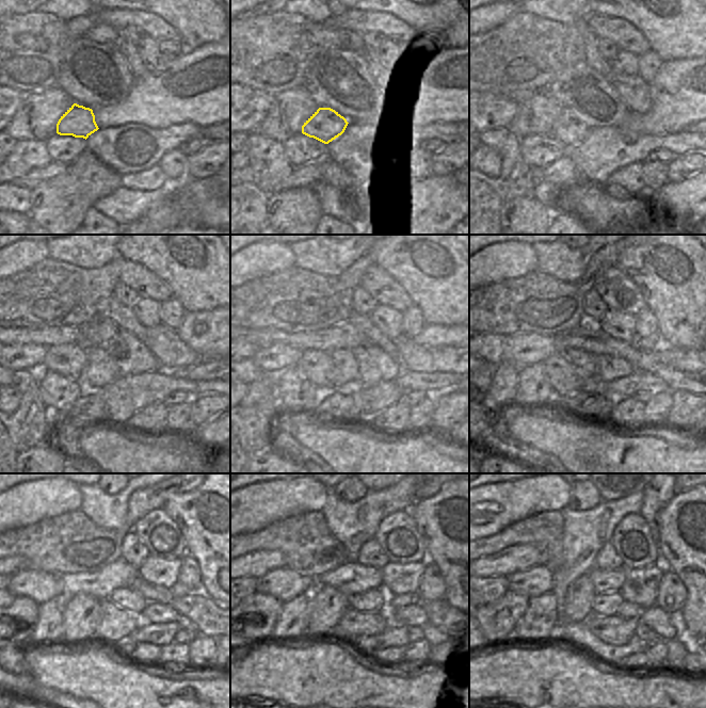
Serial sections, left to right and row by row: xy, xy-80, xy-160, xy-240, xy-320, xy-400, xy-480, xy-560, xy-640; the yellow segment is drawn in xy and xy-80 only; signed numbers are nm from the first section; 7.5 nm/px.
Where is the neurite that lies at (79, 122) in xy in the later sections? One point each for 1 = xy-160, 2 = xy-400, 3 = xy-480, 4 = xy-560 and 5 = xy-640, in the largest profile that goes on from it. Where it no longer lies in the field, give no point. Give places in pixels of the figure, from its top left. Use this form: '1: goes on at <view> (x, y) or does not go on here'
1: goes on at xy-160 (570, 129)
2: goes on at xy-400 (578, 357)
3: goes on at xy-480 (126, 598)
4: goes on at xy-560 (373, 600)
5: goes on at xy-640 (607, 604)

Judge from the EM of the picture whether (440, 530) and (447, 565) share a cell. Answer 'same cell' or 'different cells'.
same cell

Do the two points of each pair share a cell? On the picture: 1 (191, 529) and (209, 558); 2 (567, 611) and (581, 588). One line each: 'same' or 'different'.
1: same
2: same

